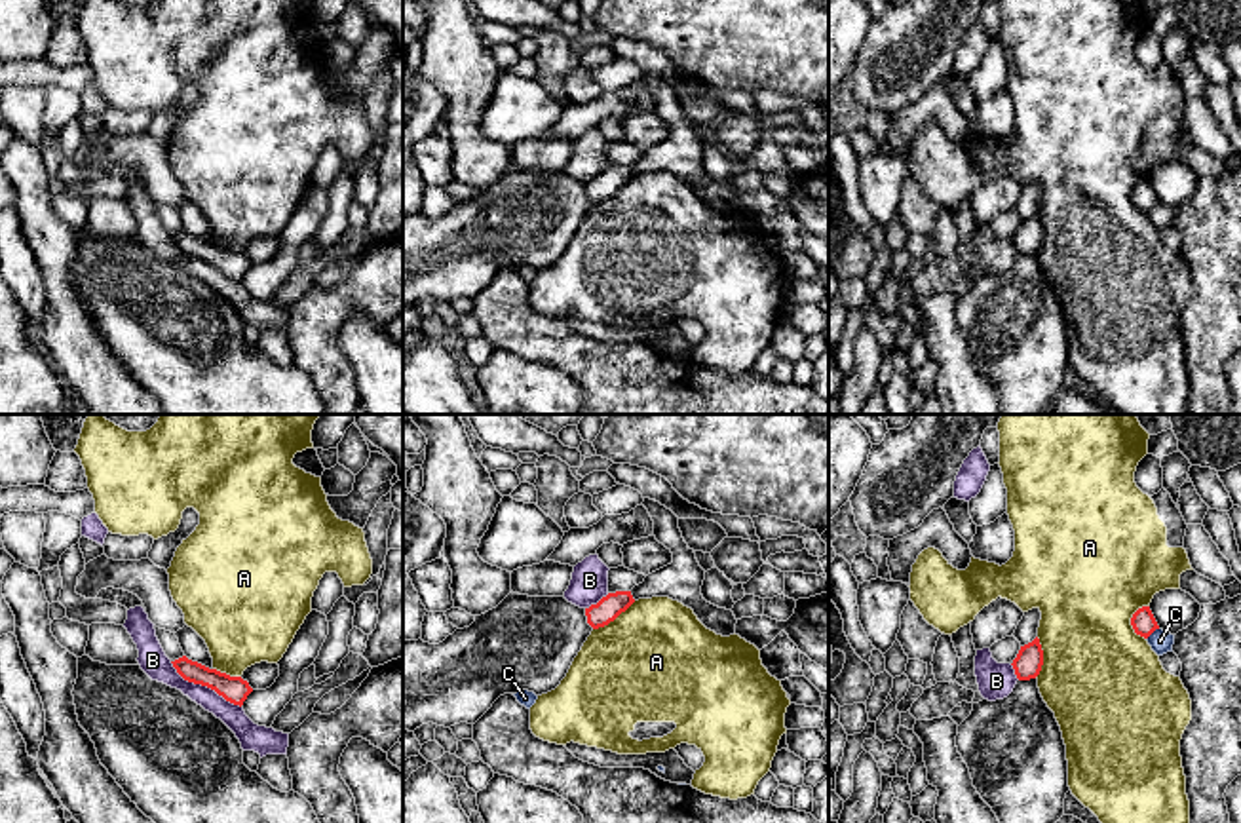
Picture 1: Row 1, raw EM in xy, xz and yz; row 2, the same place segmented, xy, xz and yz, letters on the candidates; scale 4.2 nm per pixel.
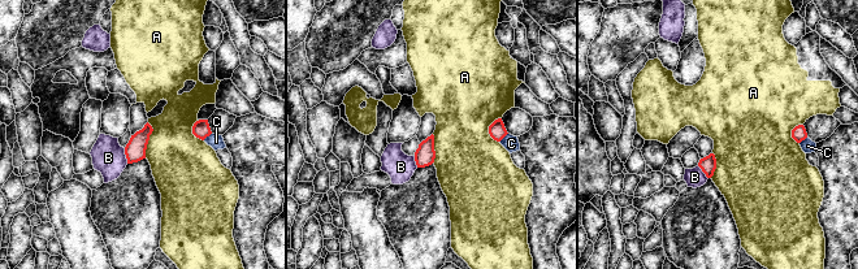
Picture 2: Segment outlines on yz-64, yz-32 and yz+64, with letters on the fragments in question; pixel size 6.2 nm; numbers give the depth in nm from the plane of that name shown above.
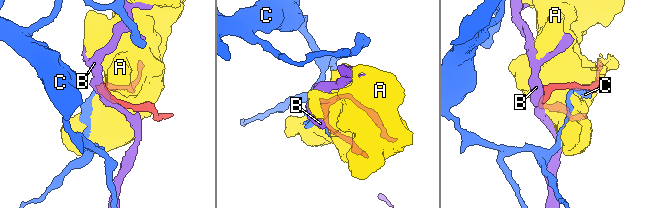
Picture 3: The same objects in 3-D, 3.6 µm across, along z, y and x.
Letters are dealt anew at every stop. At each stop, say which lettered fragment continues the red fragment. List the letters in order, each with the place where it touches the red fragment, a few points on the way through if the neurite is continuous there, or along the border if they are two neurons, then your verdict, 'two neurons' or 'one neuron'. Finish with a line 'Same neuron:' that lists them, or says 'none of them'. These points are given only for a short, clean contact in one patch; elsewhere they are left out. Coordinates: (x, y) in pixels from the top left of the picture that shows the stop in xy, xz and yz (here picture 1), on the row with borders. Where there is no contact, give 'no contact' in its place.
A: meets red in yz at (1131, 620); one neuron
B: meets red in xy at (204, 685); two neurons
C: meets red in yz at (1152, 631); two neurons
Same neuron: A

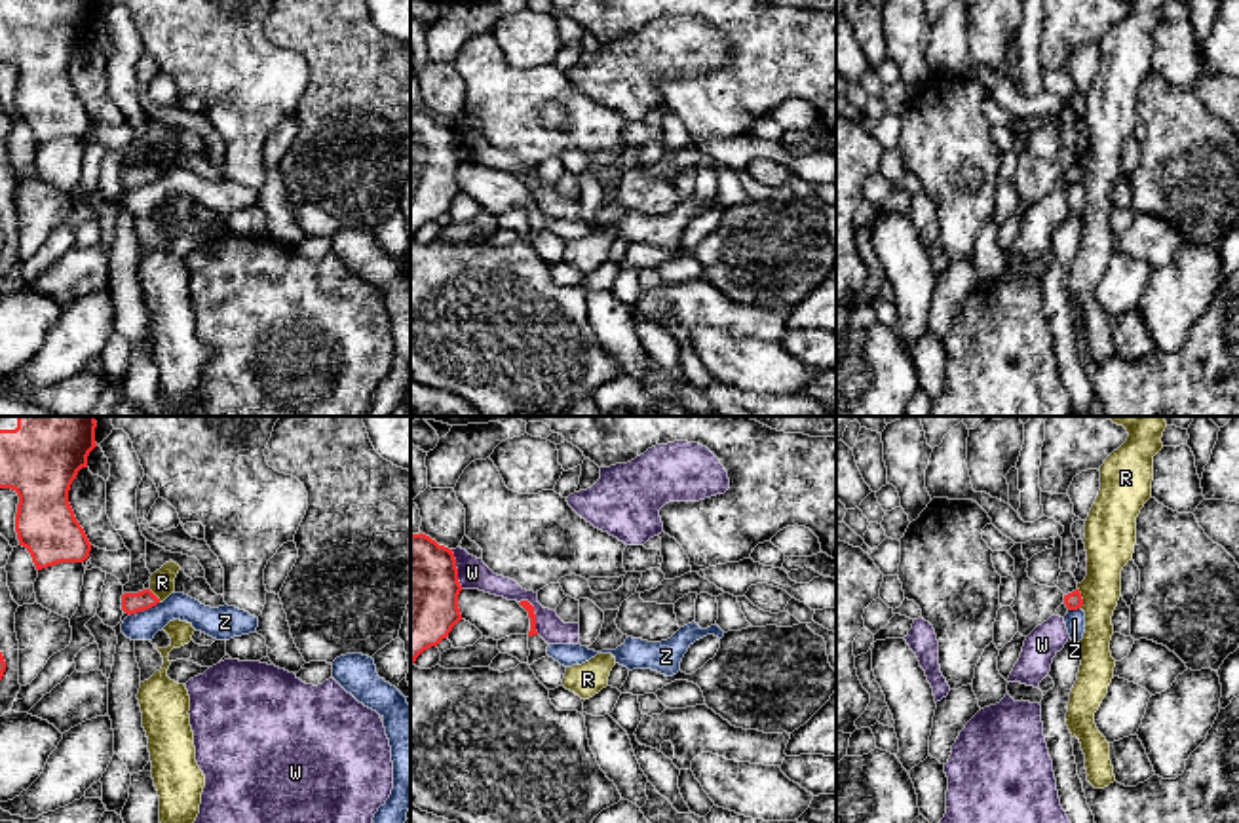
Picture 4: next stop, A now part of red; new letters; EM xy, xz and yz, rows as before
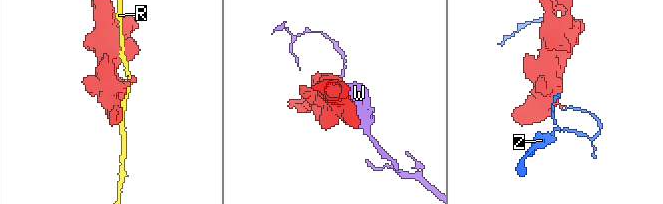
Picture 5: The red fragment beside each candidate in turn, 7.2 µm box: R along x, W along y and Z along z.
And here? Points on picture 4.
R: meets red in yz at (1080, 597); border along yz (1078, 588), (1082, 607); two neurons
W: meets red in xz at (534, 614); border along xz (521, 599), (533, 607), (534, 630), (538, 633); two neurons
Z: meets red in xy at (143, 609); border along xy (158, 601), (130, 616); two neurons
Same neuron: none of them

